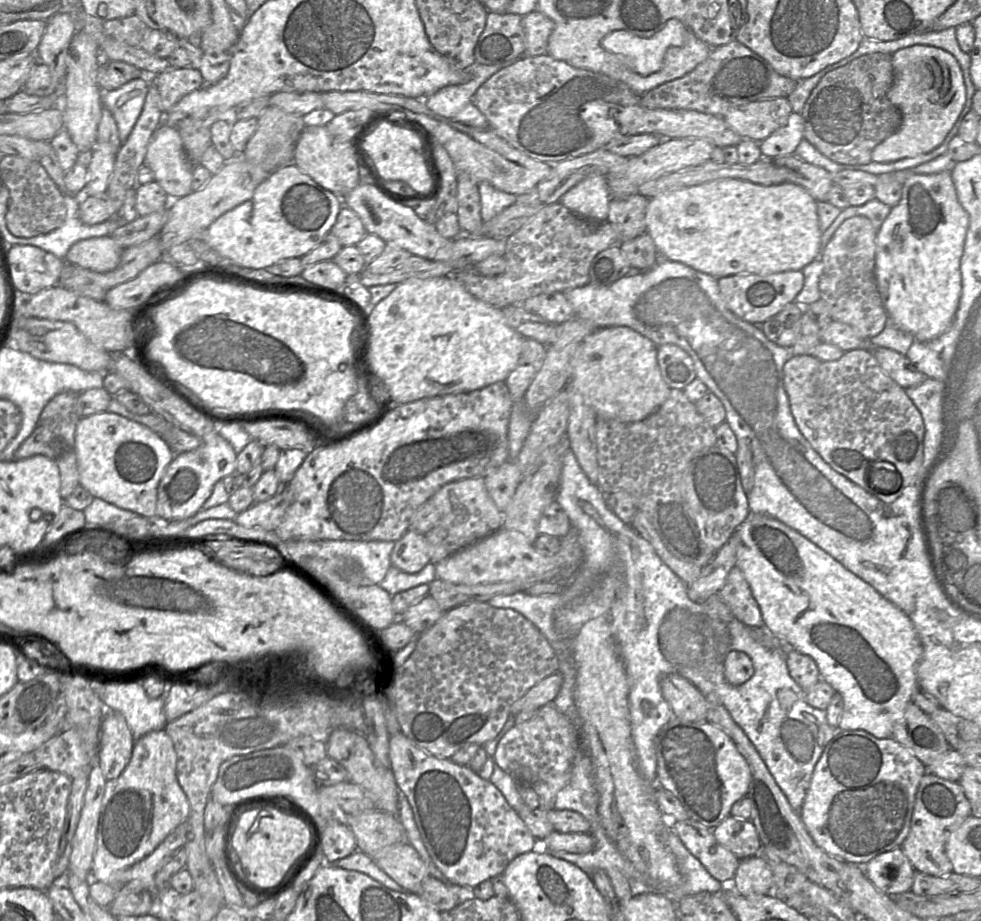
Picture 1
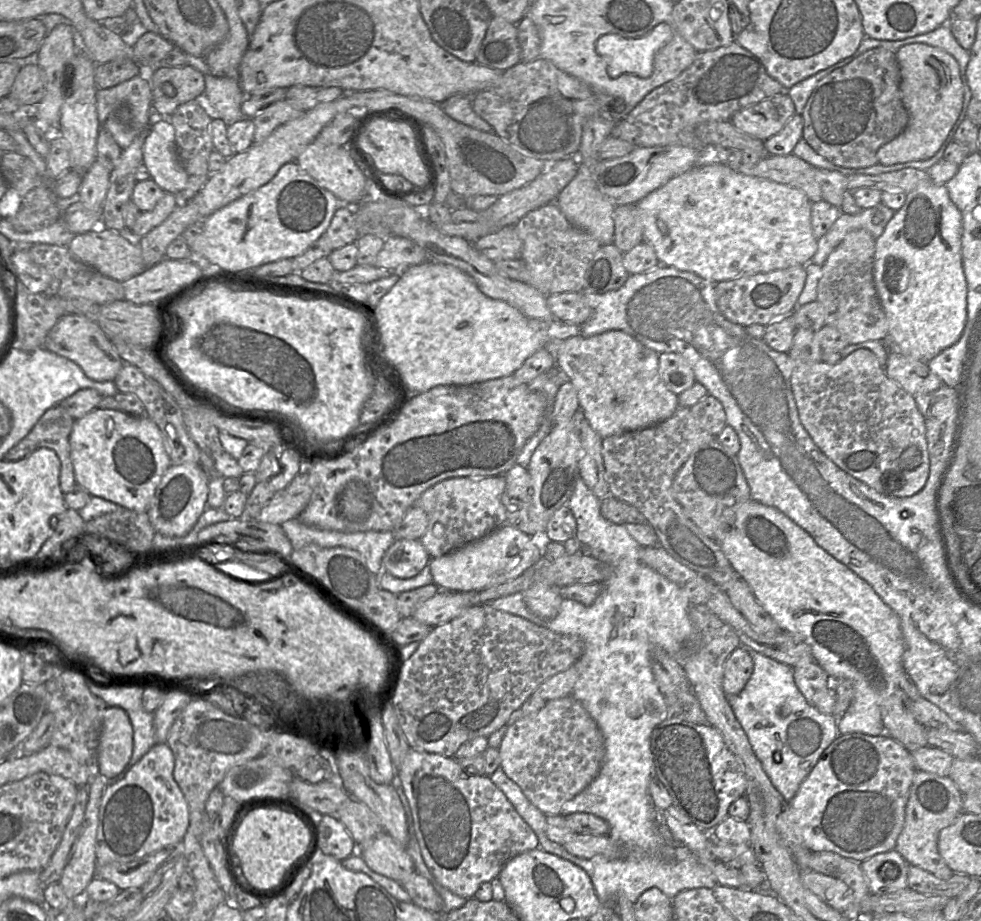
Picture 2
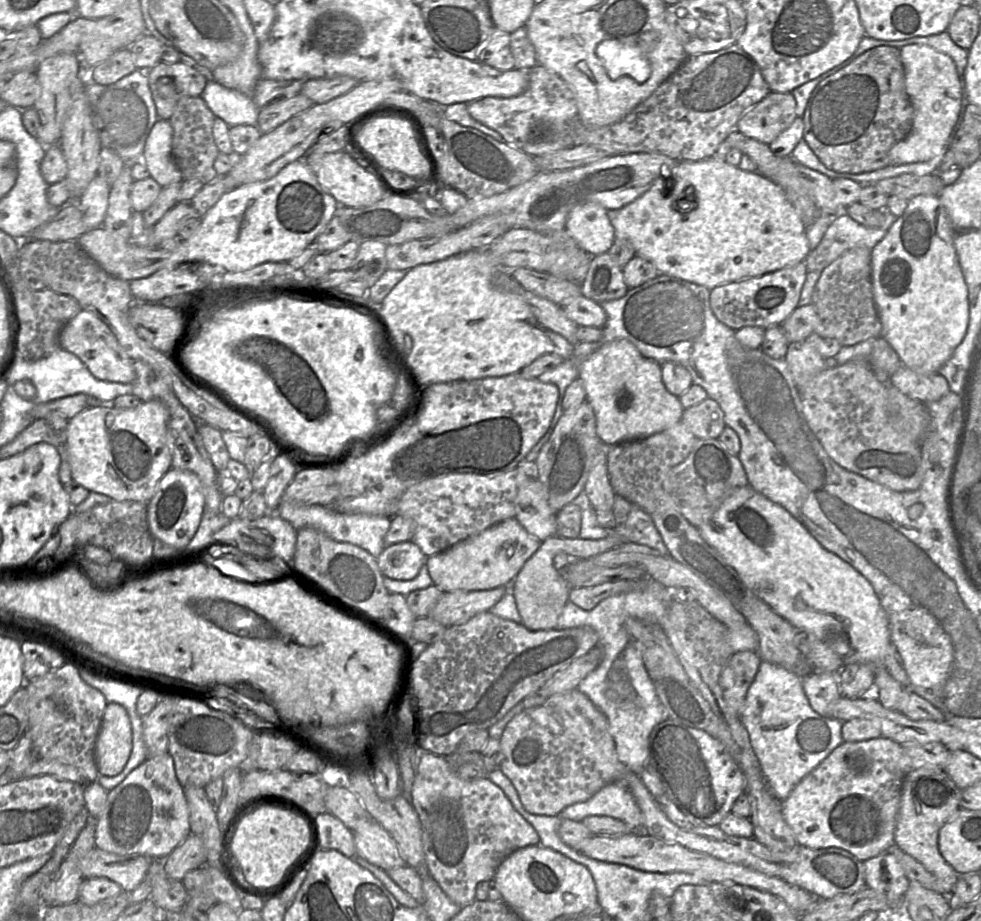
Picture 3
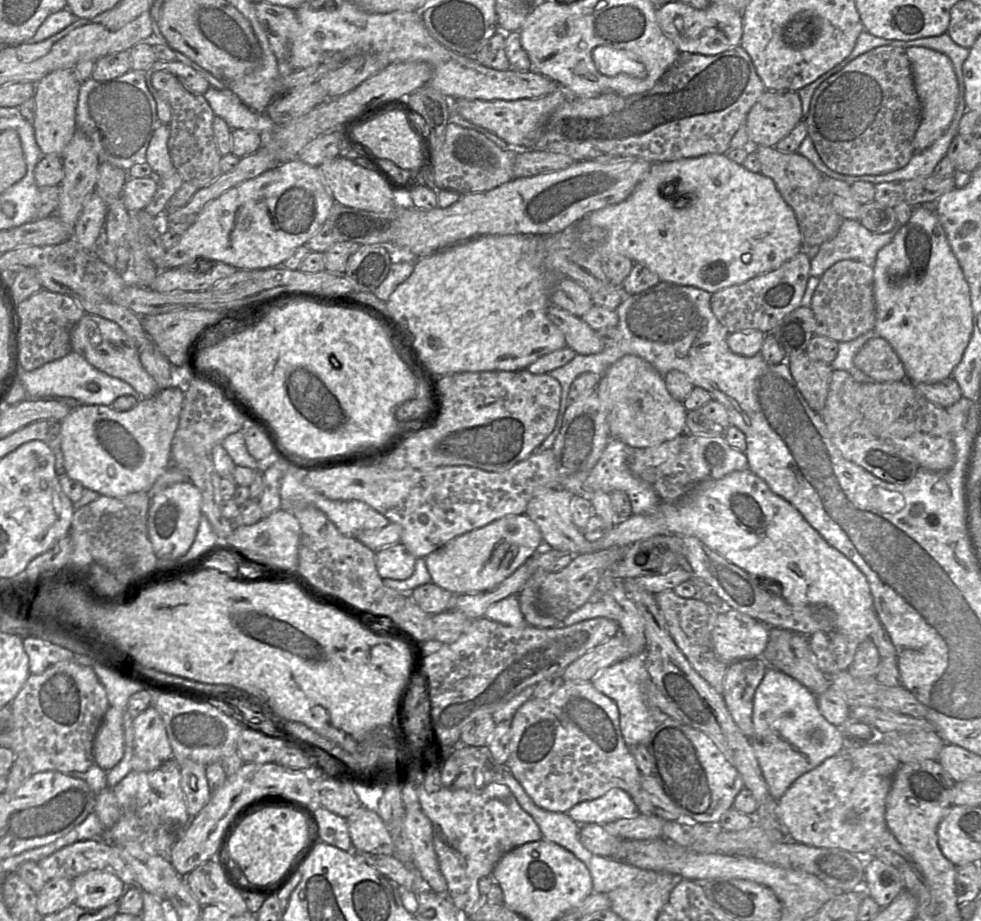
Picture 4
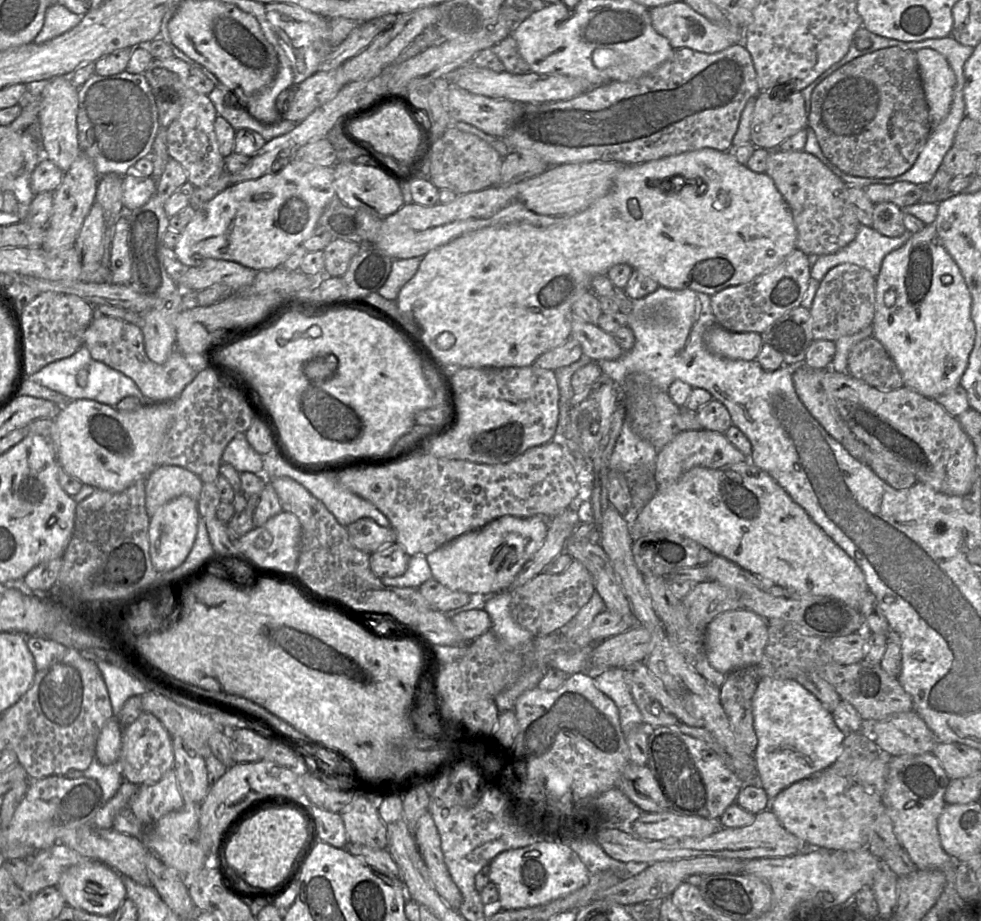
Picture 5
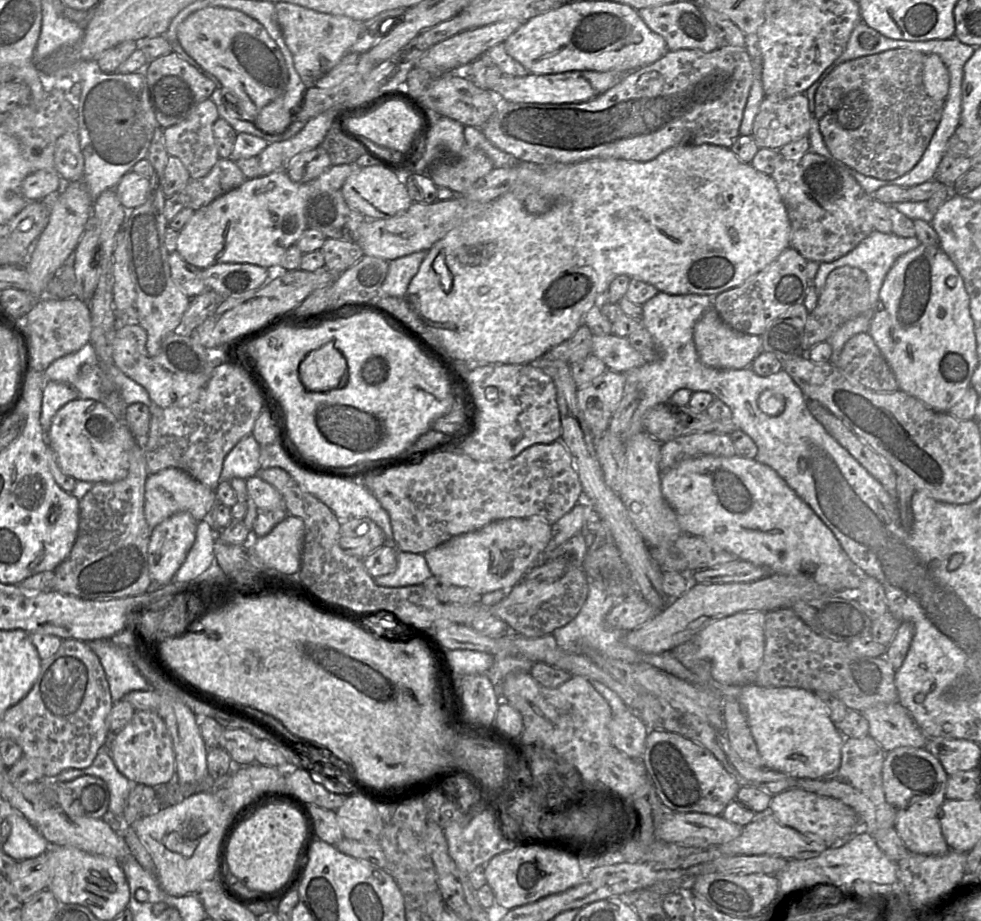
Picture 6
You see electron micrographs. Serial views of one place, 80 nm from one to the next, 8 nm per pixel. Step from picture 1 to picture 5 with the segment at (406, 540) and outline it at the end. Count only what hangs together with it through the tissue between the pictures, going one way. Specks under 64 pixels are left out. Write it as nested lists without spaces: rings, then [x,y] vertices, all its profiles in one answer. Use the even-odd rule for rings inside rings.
[[[389,544],[370,555],[370,568],[379,578],[399,577],[406,572],[409,557],[399,544]]]

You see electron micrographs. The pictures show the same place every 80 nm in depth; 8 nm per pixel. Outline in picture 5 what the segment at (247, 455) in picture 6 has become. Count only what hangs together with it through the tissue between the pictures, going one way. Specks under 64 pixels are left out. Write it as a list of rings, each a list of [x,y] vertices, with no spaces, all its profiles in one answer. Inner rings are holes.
[[[238,433],[228,443],[222,455],[222,463],[232,465],[239,473],[251,472],[263,475],[263,456],[249,444],[245,433]]]

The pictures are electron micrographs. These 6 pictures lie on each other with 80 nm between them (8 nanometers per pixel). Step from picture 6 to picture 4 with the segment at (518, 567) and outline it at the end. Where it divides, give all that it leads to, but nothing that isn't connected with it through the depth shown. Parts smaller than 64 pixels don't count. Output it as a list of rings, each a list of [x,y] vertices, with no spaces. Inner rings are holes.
[[[507,515],[462,534],[424,557],[434,584],[456,595],[490,590],[542,548],[542,534],[527,515]]]

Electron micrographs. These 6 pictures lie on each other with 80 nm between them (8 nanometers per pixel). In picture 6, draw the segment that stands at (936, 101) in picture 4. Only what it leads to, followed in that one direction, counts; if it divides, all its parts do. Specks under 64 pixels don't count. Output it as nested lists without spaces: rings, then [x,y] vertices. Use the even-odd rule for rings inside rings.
[[[935,53],[924,56],[923,85],[926,93],[934,100],[946,100],[950,75],[941,57]]]

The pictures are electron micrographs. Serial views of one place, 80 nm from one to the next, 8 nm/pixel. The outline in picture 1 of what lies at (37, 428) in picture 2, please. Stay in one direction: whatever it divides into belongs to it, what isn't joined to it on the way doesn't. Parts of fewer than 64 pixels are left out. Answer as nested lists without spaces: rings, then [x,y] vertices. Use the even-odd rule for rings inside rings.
[[[65,391],[56,394],[43,408],[36,427],[31,435],[20,445],[13,460],[21,460],[41,454],[54,461],[60,473],[60,495],[67,499],[74,489],[80,485],[77,466],[75,431],[81,417],[76,412],[77,398],[80,393]]]

